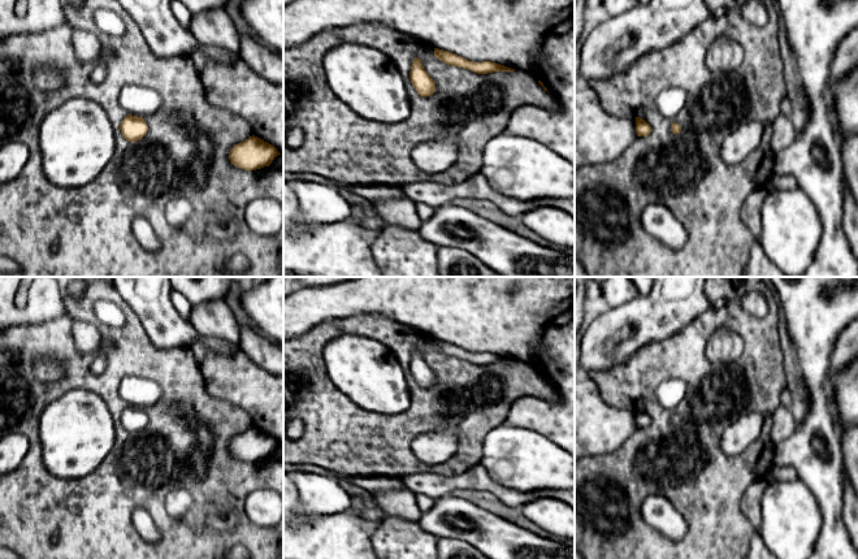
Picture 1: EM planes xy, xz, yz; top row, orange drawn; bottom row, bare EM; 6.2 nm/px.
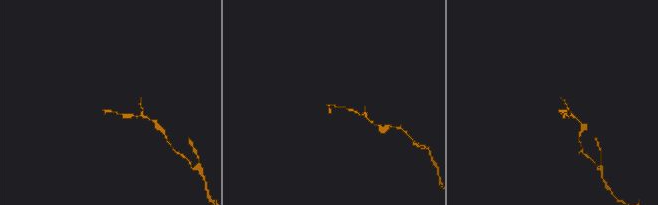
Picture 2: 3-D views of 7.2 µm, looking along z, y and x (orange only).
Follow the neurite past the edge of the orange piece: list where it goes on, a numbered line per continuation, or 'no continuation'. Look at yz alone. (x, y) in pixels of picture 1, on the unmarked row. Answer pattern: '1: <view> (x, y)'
no continuation

